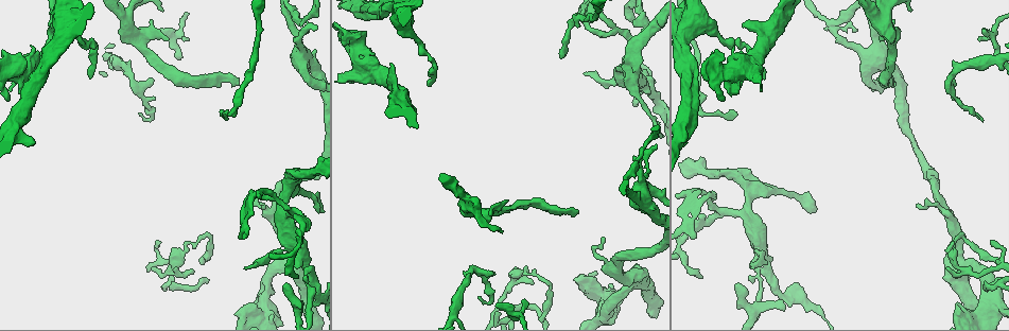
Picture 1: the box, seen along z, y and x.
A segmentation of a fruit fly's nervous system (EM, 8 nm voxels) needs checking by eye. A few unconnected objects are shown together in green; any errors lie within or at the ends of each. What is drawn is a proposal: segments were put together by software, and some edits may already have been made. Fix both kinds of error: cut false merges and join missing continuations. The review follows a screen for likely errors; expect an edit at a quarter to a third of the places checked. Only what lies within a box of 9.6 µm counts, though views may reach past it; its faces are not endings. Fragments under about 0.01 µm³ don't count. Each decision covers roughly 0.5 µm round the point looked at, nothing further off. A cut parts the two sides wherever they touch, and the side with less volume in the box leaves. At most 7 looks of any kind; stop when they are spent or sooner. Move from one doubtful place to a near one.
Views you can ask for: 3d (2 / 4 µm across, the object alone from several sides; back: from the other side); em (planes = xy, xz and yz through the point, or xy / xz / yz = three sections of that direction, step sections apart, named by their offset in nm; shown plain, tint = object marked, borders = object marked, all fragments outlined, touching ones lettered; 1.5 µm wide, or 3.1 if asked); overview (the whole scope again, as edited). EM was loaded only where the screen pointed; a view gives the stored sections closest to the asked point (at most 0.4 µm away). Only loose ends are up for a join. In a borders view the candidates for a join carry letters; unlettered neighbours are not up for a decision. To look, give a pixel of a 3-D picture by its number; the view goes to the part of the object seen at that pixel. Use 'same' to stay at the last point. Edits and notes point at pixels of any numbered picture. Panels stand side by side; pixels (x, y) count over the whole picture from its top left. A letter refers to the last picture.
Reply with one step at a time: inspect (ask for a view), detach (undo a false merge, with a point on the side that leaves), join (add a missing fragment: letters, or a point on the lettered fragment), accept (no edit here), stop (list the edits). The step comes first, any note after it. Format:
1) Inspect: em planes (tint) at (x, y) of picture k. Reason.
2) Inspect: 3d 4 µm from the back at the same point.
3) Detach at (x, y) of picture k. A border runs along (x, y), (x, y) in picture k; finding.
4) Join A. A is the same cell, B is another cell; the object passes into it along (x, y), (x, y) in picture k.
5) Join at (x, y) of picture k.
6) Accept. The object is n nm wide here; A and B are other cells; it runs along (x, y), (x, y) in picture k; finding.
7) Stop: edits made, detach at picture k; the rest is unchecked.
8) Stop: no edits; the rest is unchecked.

Inspect: em xz step 8 (borders) at (220, 111) of picture 1. Tapers out.

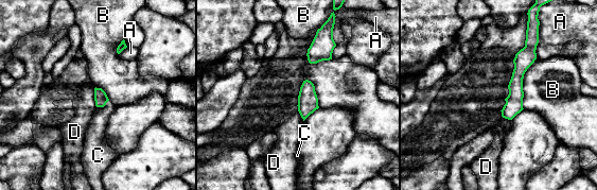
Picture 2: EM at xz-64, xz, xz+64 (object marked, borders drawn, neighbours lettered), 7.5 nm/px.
Inspect: em planes (borders) at the same point. Cut it another way.

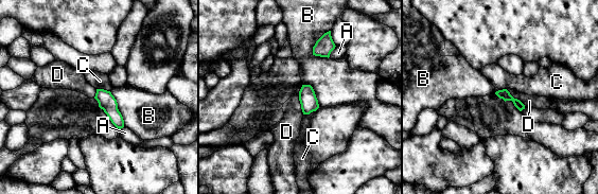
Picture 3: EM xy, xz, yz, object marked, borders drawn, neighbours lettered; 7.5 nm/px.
Accept. A, B, C and D are other cells; a border runs along (506, 89), (525, 107) in picture 3; no lettered fragment goes on from it.

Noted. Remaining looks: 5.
Inspect: 3d 2 µm at (693, 221) of picture 1. An open end.

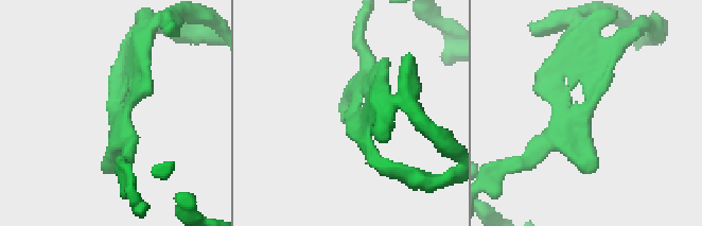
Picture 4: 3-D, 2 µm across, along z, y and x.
Inspect: em planes (tint) at (593, 110) of picture 4.

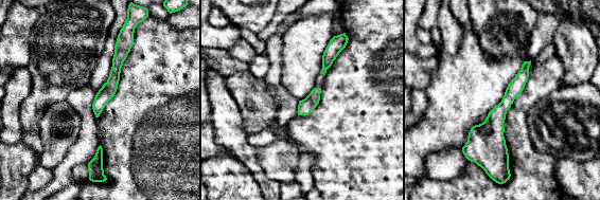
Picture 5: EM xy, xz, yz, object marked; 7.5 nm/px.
Inspect: em planes (borders) at the same point. What lies round it.

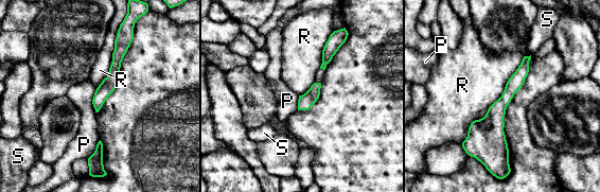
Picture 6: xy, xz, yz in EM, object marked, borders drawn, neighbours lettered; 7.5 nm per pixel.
Accept. P, R and S are other cells; a border runs along (96, 89), (92, 99), (95, 112) in picture 6; no lettered fragment goes on from it.

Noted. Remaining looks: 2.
Inspect: em 3.1 µm xz step 16 (tint) at (140, 113) of picture 1. Tapers out.

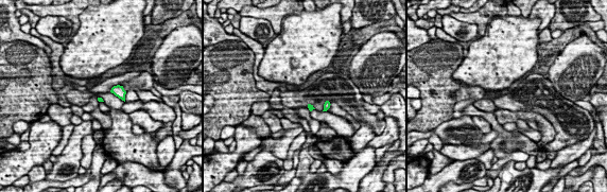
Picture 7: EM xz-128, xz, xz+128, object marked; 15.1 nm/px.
Inspect: em 3.1 µm planes (borders) at the same point. Another direction.

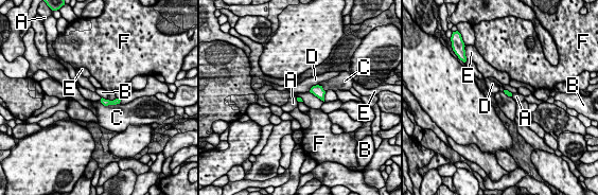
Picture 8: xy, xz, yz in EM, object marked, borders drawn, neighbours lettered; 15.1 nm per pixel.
Accept. The longest contact is with C, 300 nm; A, B, C, D, E and F are other cells; it runs along (102, 100), (104, 102), (118, 102) in picture 8; none of them fits.

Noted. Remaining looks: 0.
Stop: no edits; the rest is unchecked.

